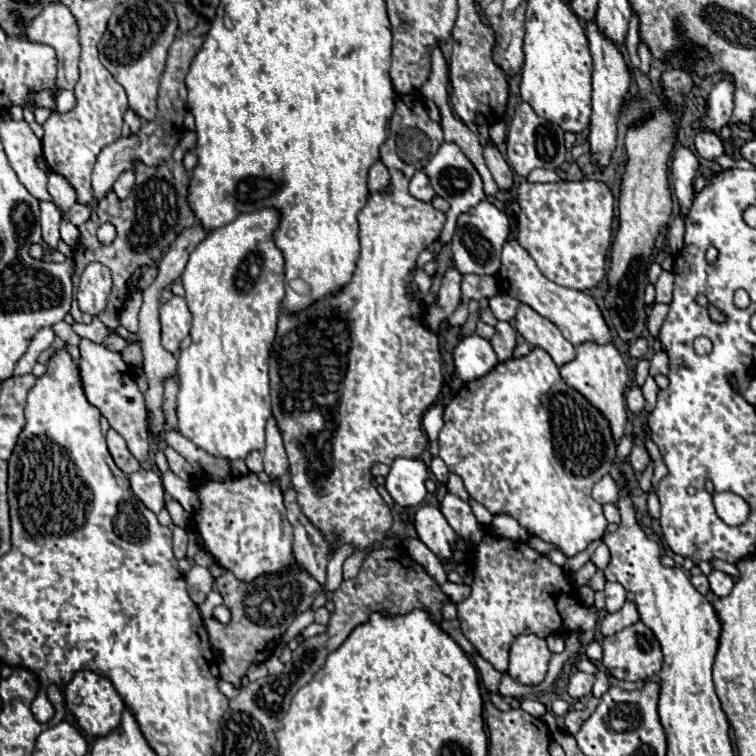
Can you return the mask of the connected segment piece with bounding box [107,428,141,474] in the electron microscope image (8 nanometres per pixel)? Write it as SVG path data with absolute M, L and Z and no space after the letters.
M113 428L107 432L107 446L109 446L109 452L111 452L115 464L117 464L125 474L137 472L137 470L141 468L139 462L129 454L125 440L123 440Z

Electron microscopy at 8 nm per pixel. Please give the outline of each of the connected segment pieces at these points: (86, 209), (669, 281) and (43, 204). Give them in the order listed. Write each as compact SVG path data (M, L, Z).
M75 202L73 208L67 212L67 216L69 216L69 220L71 220L75 226L81 226L83 222L89 220L89 216L91 216L93 210L95 210L95 208L89 206L89 204L79 204L79 202Z
M661 272L659 280L655 284L655 290L657 290L655 302L669 304L671 302L671 292L673 292L673 274L671 272Z
M41 200L39 202L41 208L41 226L43 226L43 240L47 242L49 248L57 248L59 242L59 222L61 222L61 214L57 210L57 206L53 202Z

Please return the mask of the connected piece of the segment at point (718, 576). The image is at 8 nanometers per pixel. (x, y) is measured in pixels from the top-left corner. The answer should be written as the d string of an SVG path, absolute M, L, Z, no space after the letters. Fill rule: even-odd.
M713 570L709 574L709 584L711 584L711 590L717 594L717 596L727 596L731 592L731 588L735 586L733 578L721 570Z

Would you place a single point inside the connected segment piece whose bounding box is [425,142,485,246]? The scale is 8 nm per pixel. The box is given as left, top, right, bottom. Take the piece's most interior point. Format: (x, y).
(452, 175)

